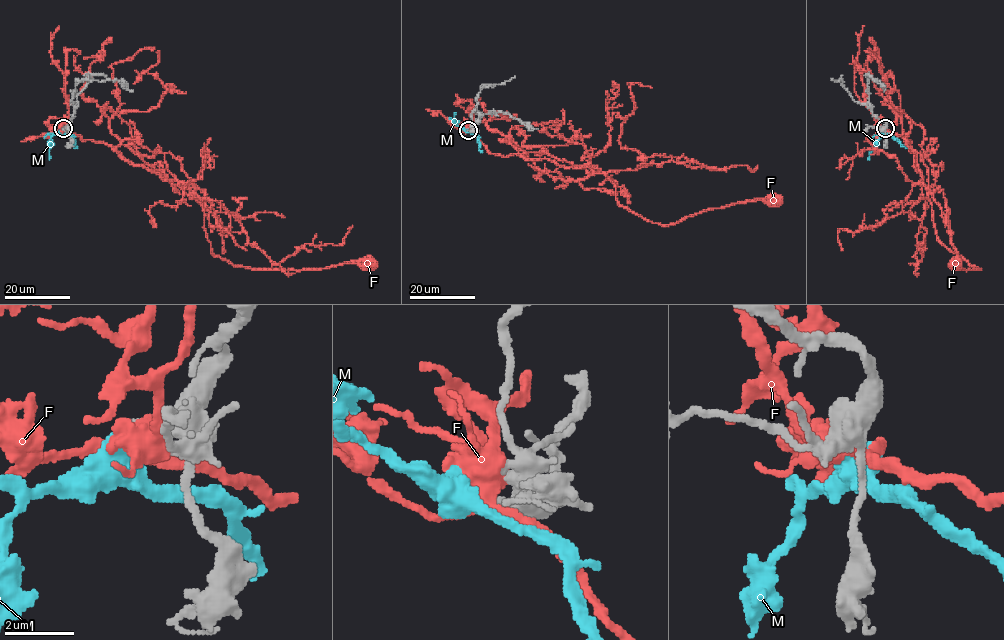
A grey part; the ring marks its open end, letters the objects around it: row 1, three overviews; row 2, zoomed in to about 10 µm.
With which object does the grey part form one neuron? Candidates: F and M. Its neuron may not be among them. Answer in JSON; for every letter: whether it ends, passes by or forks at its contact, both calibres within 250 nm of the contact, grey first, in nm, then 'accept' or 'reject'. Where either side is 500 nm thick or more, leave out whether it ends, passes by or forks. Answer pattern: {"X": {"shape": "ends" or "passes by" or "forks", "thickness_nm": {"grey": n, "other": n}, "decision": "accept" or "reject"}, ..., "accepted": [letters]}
{"F": {"shape": "forks", "thickness_nm": {"grey": 400, "other": 440}, "decision": "reject"}, "M": {"thickness_nm": {"grey": 360, "other": 550}, "decision": "accept"}, "accepted": ["M"]}

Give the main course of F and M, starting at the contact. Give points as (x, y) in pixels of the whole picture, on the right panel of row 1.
F: (885, 127), (911, 141), (909, 149), (928, 189), (936, 236), (979, 269), (954, 264)
M: (885, 128), (868, 159)

